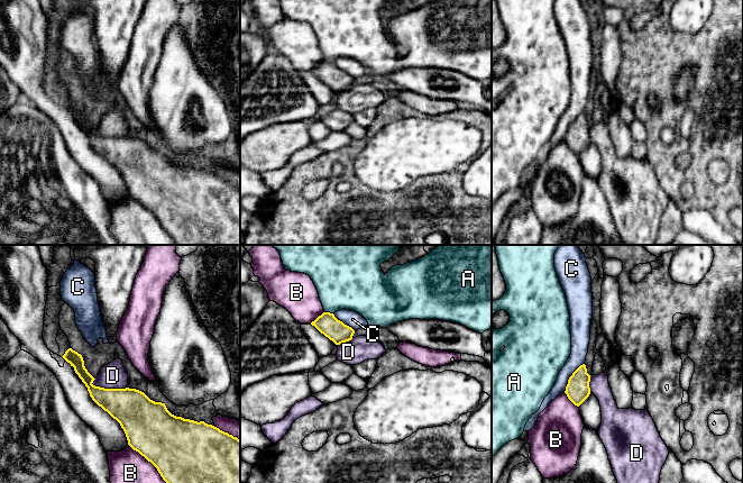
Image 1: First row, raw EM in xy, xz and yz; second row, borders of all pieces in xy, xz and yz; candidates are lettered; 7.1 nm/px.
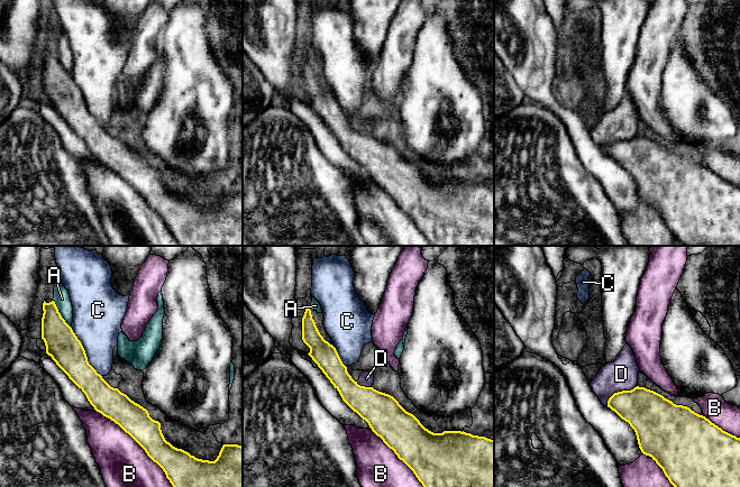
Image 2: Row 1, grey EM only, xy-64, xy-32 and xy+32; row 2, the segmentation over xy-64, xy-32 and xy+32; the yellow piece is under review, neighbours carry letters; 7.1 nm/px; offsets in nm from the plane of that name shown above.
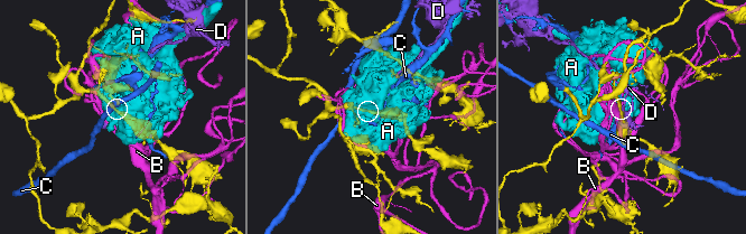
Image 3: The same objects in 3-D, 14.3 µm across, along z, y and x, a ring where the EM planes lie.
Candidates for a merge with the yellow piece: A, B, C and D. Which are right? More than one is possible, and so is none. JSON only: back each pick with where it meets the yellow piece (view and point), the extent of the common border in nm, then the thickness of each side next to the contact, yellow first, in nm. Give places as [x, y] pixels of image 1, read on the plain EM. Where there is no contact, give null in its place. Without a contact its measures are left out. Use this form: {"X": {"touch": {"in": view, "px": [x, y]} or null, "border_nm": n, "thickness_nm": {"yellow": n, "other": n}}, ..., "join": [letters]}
{"D": {"touch": {"in": "xy", "px": [109, 137]}, "border_nm": 260, "thickness_nm": {"yellow": 280, "other": 190}}, "join": ["D"]}

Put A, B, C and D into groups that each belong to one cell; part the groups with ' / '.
A / B / C / D

